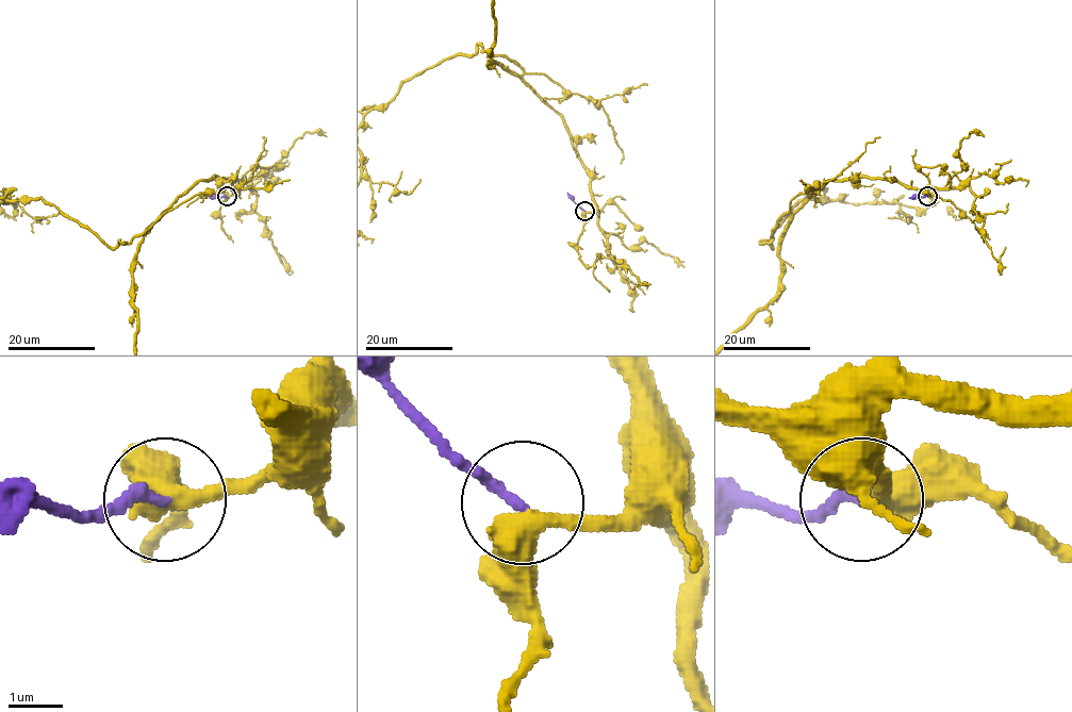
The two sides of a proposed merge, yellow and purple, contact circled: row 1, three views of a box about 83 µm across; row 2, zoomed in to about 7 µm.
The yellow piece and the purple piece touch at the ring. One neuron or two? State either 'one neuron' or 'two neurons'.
one neuron

